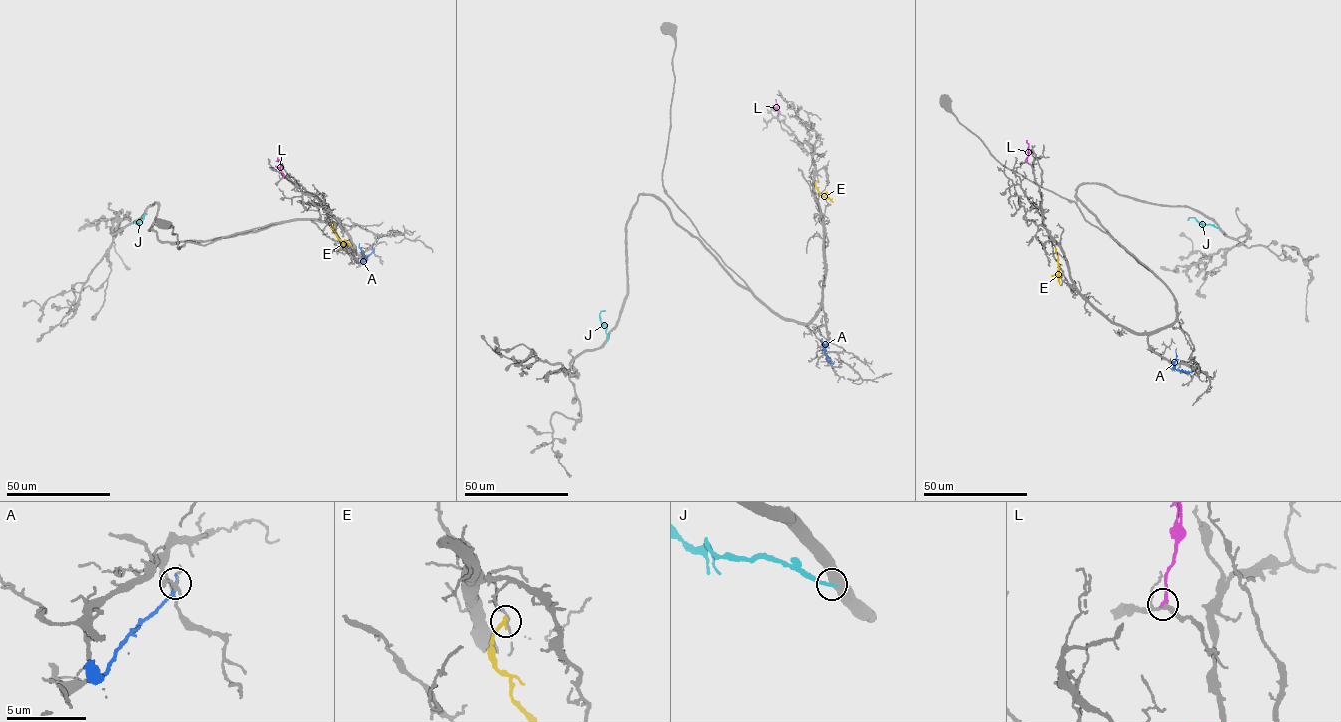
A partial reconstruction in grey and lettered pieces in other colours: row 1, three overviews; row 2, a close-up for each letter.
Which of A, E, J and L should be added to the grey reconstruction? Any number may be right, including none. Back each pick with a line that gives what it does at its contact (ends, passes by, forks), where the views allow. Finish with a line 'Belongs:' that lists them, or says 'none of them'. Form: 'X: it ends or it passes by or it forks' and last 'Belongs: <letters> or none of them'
Belongs: none of them

